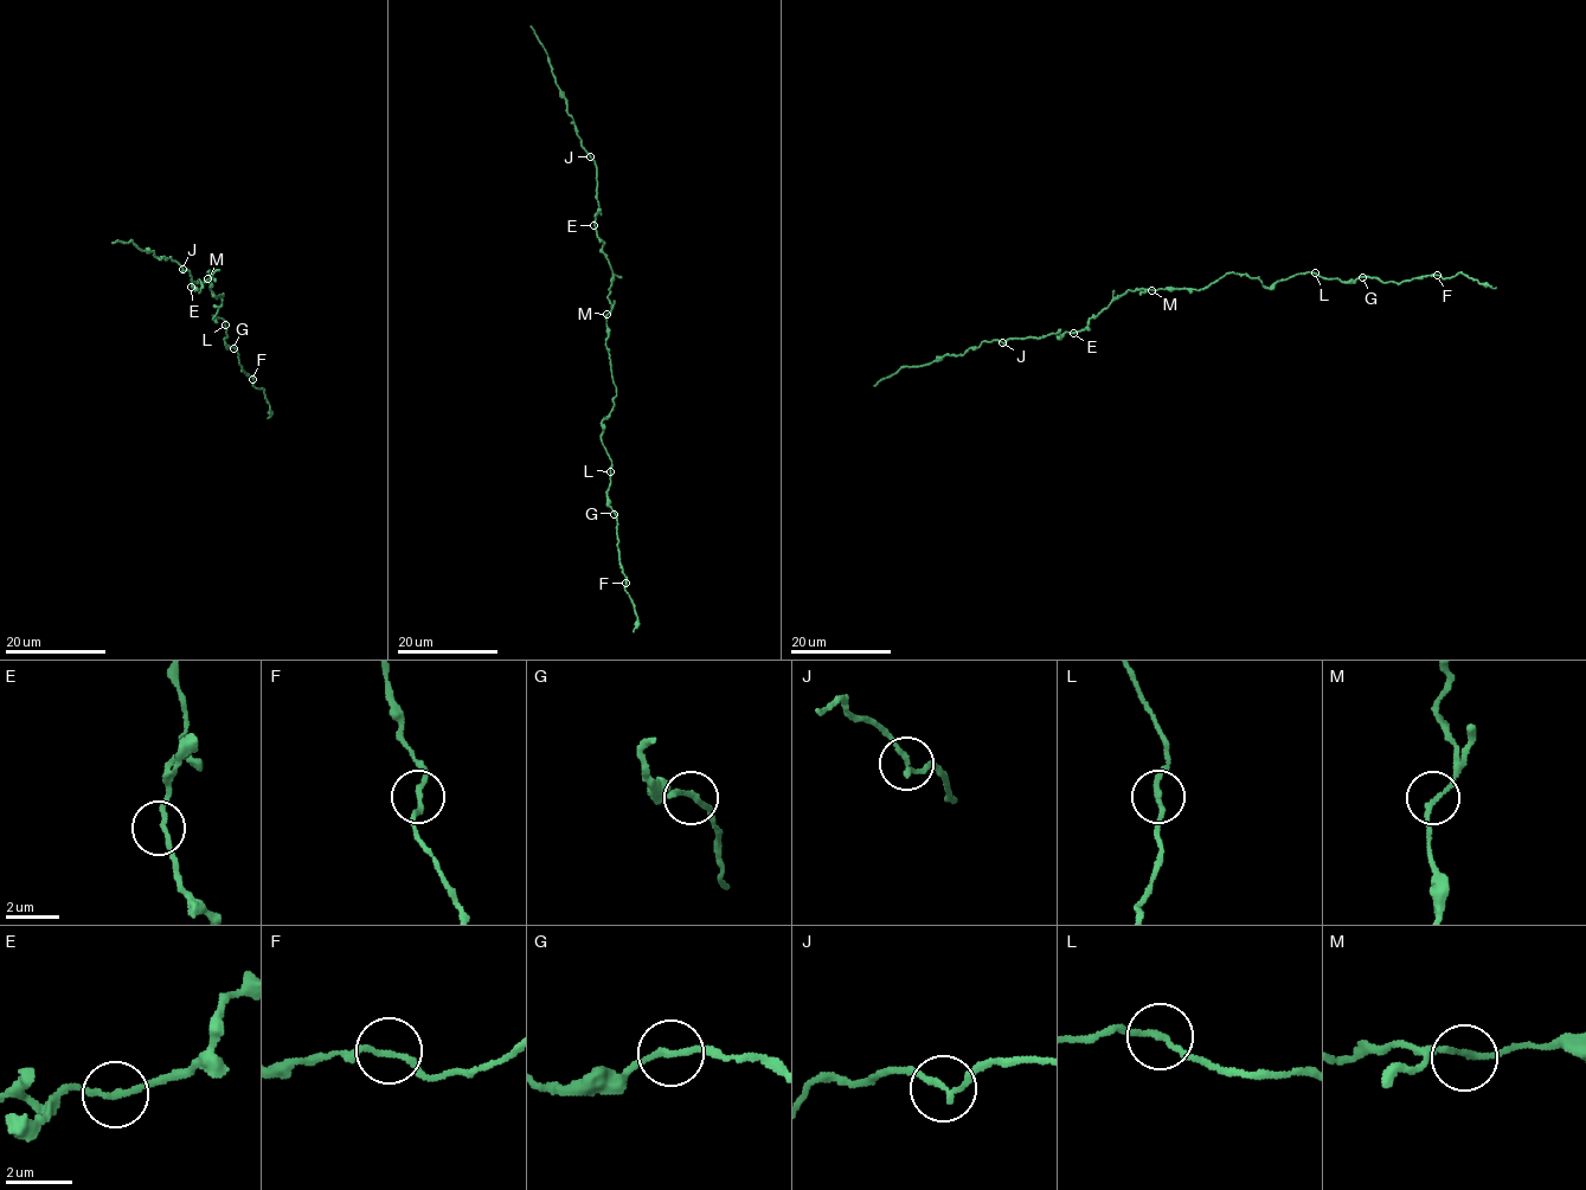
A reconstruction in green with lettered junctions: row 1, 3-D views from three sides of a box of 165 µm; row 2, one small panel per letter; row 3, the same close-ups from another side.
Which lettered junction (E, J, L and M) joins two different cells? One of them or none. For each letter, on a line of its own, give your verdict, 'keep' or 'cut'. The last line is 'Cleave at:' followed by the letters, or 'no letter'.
E: keep
J: keep
L: keep
M: keep
Cleave at: no letter

